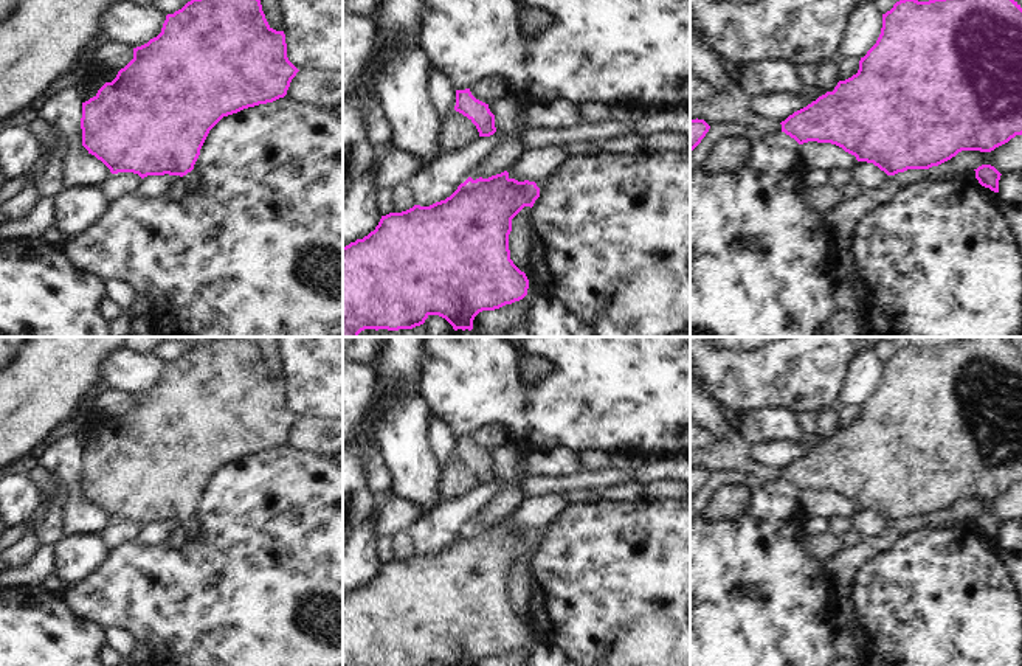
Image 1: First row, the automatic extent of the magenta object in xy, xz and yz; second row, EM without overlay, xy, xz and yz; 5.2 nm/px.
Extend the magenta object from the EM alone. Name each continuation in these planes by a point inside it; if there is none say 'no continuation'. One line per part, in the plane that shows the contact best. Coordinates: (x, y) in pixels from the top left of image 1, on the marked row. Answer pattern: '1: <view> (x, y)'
1: xy (191, 179)

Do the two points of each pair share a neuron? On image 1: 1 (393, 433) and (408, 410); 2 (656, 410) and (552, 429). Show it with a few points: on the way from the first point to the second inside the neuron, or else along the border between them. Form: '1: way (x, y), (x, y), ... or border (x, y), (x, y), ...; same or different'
1: way (399, 427), (402, 416); same
2: way (630, 410), (613, 410), (600, 423), (579, 424); same

